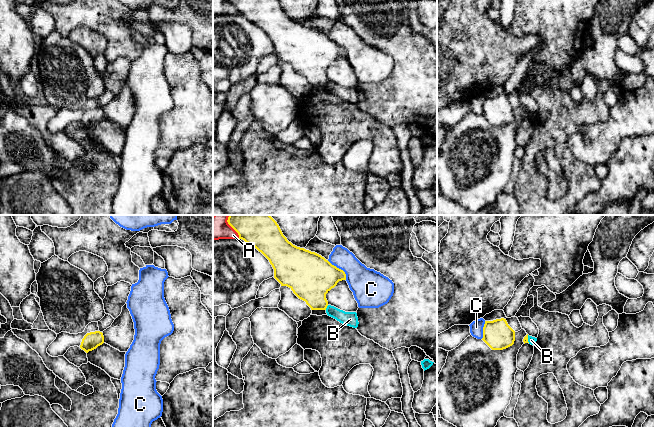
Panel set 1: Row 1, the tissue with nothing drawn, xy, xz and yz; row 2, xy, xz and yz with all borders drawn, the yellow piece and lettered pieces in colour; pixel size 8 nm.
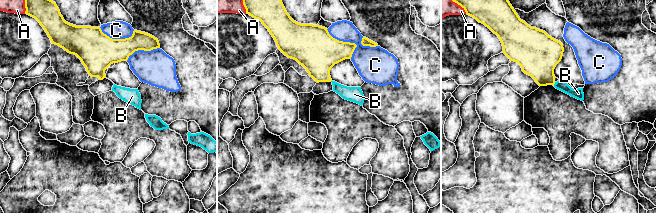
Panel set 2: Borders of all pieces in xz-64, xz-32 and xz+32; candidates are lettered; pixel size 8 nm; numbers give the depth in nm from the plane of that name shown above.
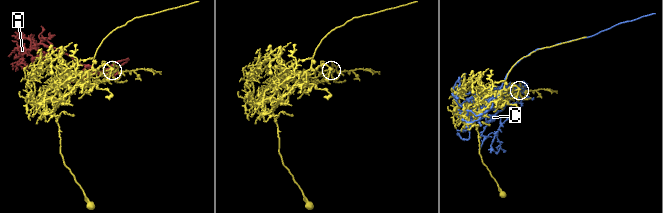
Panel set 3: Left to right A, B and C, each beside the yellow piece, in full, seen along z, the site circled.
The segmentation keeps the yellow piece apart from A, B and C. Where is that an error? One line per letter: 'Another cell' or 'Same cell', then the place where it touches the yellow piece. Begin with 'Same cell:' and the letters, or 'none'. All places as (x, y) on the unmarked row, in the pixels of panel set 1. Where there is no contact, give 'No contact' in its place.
Same cell: none
A: Another cell. Touches yellow at xz (235, 6)
B: Another cell. Touches yellow at xz (326, 83)
C: Another cell. Touches yellow at xz (338, 44)

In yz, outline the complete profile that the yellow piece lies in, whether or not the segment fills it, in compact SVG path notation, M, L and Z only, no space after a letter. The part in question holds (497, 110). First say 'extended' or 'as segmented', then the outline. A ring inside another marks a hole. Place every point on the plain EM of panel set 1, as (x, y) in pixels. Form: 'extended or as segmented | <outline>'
as segmented | M504 94L485 97L482 116L492 126L503 126L514 120L515 107Z

